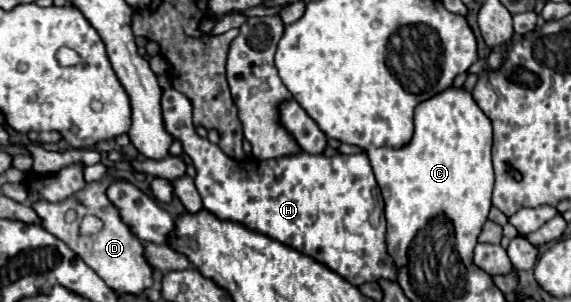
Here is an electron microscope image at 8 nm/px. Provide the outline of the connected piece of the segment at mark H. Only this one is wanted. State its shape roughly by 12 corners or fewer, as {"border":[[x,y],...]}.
{"border":[[176,89],[204,209],[352,285],[394,281],[364,153],[230,159]]}

